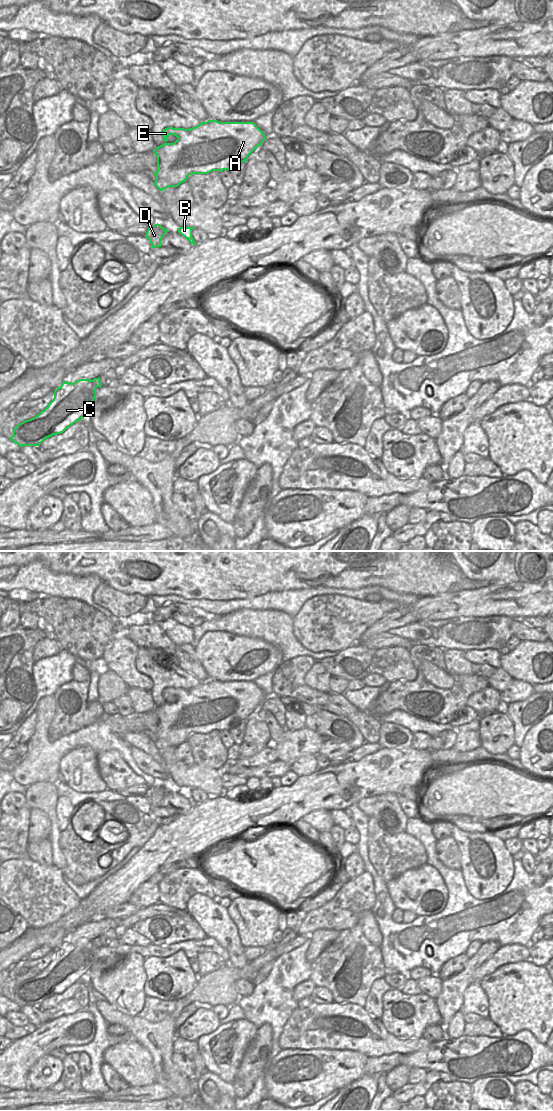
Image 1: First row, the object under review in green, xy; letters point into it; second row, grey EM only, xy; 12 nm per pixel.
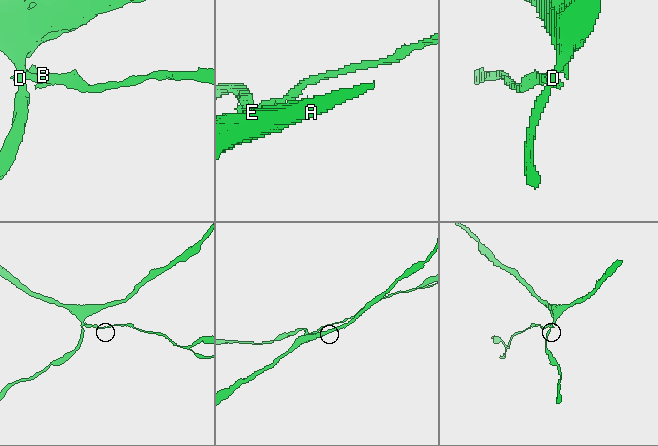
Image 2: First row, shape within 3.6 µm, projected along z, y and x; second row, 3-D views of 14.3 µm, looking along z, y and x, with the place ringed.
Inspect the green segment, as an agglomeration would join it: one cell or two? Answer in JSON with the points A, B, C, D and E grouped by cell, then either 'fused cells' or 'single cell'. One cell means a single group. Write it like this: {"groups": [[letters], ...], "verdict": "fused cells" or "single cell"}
{"groups": [["A", "C", "D", "E"], ["B"]], "verdict": "fused cells"}

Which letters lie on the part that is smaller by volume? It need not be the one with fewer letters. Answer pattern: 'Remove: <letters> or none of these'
Remove: B

